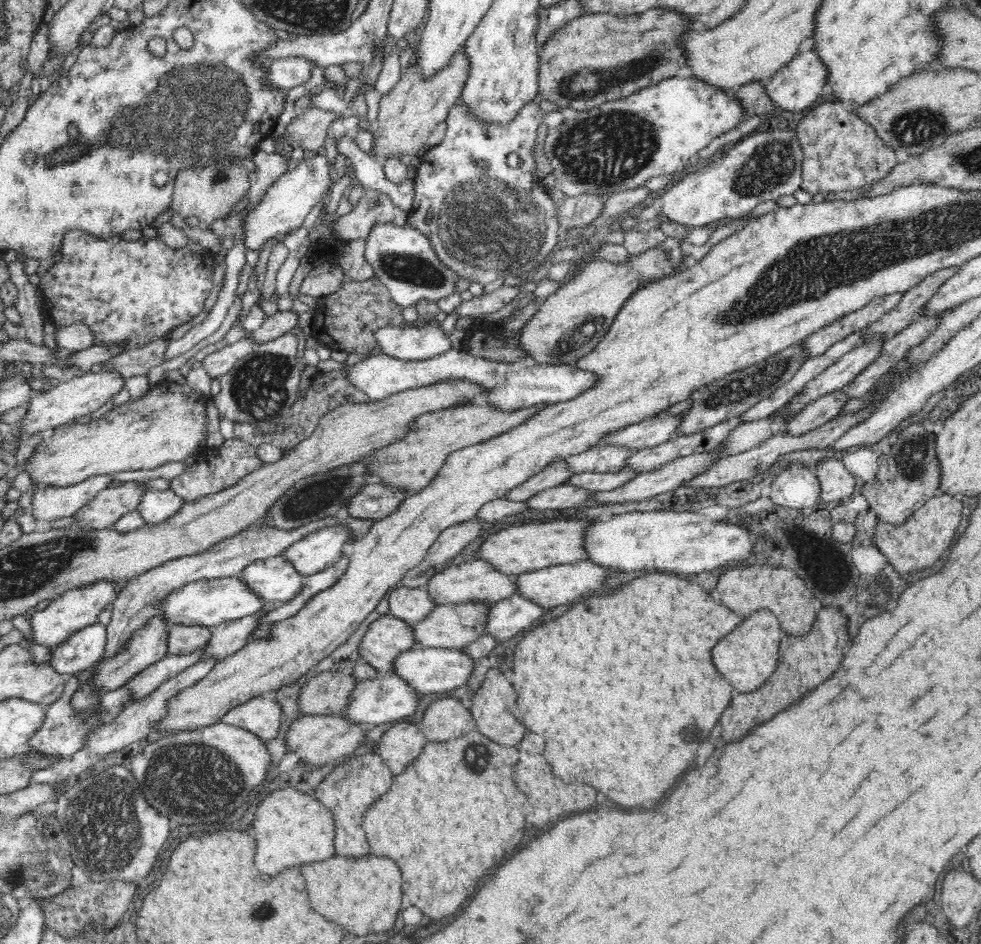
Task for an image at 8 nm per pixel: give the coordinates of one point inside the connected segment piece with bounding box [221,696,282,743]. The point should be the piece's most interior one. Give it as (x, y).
(260, 716)

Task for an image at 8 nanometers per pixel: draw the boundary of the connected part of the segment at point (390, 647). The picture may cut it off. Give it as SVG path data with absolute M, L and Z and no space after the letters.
M386 614L368 627L359 642L359 656L380 674L390 674L396 656L416 646L411 626Z

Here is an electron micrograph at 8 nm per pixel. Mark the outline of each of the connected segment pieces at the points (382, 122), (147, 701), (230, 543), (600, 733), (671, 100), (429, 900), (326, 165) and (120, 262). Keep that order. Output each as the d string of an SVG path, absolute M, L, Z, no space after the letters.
M466 46L452 56L452 60L442 71L430 79L422 77L418 63L413 62L407 72L401 74L396 86L380 99L377 123L373 125L372 130L374 133L372 156L379 161L398 156L416 157L428 144L432 130L445 122L450 108L459 100L462 88L468 80L470 61L464 50Z
M214 657L199 659L196 664L186 667L180 674L165 680L150 694L125 705L124 710L112 722L92 728L92 732L86 738L86 744L80 750L77 750L69 757L62 758L62 760L51 765L48 769L34 772L32 778L30 778L30 783L53 784L66 780L70 776L80 775L80 772L85 772L88 768L95 767L97 762L104 758L105 754L129 747L132 742L146 739L148 733L154 730L155 724L167 713L167 702L174 695L179 695L180 689L192 686L195 682L202 680L216 663Z
M342 513L340 516L326 516L326 518L322 518L322 520L316 520L316 522L310 522L300 525L298 528L288 530L278 527L266 527L266 525L260 525L257 522L242 532L239 532L237 535L228 537L214 544L204 553L175 558L156 568L152 568L152 570L132 577L114 600L112 620L110 620L110 624L107 626L106 648L104 648L104 654L100 656L98 662L114 656L120 649L123 649L126 641L132 638L132 634L134 634L136 630L140 630L140 628L148 624L154 616L159 614L161 602L165 599L165 596L173 590L199 580L238 577L251 562L279 556L282 552L286 552L288 546L292 546L292 544L302 540L302 538L308 536L308 534L326 528L326 526L347 526L347 528L349 528L349 536L352 538L350 542L353 543L359 537L365 535L375 522L375 520L354 518L345 513Z
M656 571L654 574L644 574L644 576L638 576L632 582L624 584L622 588L606 592L602 596L586 595L572 603L571 608L562 616L542 622L537 628L526 630L523 633L513 651L515 679L512 683L517 692L513 715L528 730L544 736L544 740L546 740L544 754L556 776L570 780L570 782L572 780L606 780L606 782L586 782L586 784L594 786L598 792L606 794L608 798L612 798L614 802L618 802L622 806L636 806L646 800L658 800L656 796L662 796L668 788L672 788L676 784L674 776L680 776L686 770L686 766L696 758L696 744L700 744L700 740L704 736L708 736L708 732L714 728L714 724L720 718L720 714L724 712L724 708L728 708L730 696L732 696L732 686L714 668L714 664L710 660L710 650L718 642L718 638L732 632L732 628L736 628L743 618L736 612L732 612L726 605L714 602L714 598L708 592L704 592L701 582L698 584L694 584L694 582L696 579L688 582L688 580L668 576L668 573L660 573L660 571Z
M672 77L657 84L597 107L578 111L575 118L549 131L544 142L544 154L550 160L555 175L556 188L566 196L596 194L606 197L630 188L642 187L654 176L685 172L688 160L707 147L717 136L738 126L743 118L743 108L735 96L698 79Z
M478 730L444 742L427 741L414 762L393 777L392 788L375 800L362 815L362 826L376 856L396 860L404 878L404 894L430 918L444 918L474 894L476 884L496 862L516 848L524 832L522 792L512 780L518 750L506 750Z
M317 154L304 158L292 172L284 173L275 183L272 183L261 196L257 205L243 218L244 246L246 250L259 250L269 244L277 235L288 233L302 226L304 218L312 207L322 202L327 204L330 198L332 184L334 185L333 164L326 156Z
M72 229L63 236L63 246L59 249L61 260L40 279L44 301L52 304L51 313L56 327L84 323L93 332L94 345L116 346L123 342L125 348L136 349L167 338L174 328L204 310L204 302L213 288L213 255L192 252L186 246L173 249L158 238L142 237L138 241L127 242L118 235L102 239L85 230Z

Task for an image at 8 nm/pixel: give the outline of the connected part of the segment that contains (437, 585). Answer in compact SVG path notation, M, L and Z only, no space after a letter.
M473 560L456 565L437 572L424 587L433 603L440 604L464 604L464 602L483 602L492 605L499 600L508 598L517 592L515 585L516 576L498 572L489 562L485 560Z

